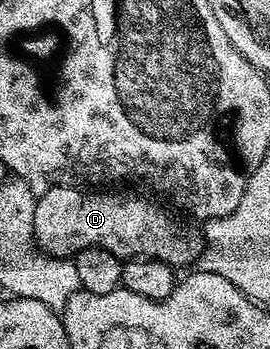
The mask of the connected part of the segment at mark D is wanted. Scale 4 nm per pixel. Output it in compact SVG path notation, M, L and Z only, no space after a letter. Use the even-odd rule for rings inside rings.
M55 185L49 191L38 194L31 230L36 246L49 257L74 258L76 253L89 247L101 247L120 259L133 257L152 257L166 265L180 267L198 262L201 252L201 241L187 229L182 229L162 204L154 205L143 197L130 197L127 193L107 193L111 191L88 191L73 185Z

